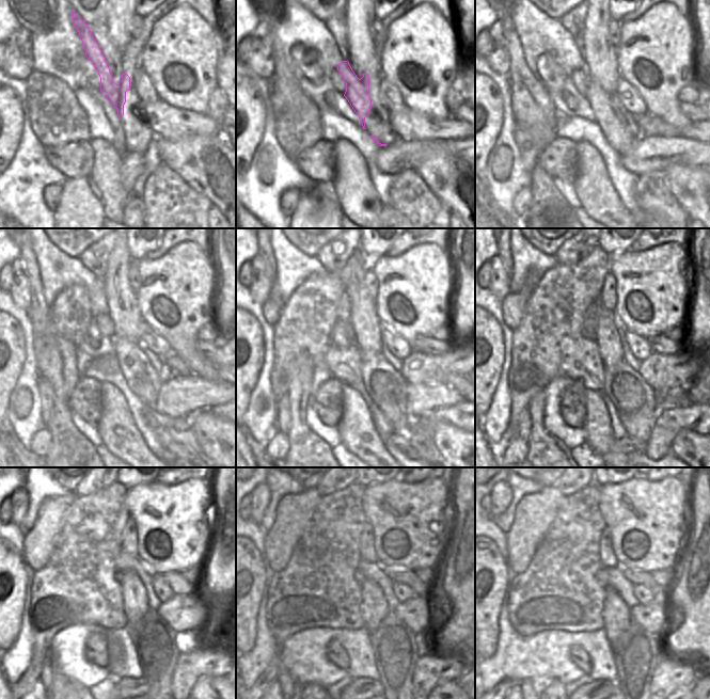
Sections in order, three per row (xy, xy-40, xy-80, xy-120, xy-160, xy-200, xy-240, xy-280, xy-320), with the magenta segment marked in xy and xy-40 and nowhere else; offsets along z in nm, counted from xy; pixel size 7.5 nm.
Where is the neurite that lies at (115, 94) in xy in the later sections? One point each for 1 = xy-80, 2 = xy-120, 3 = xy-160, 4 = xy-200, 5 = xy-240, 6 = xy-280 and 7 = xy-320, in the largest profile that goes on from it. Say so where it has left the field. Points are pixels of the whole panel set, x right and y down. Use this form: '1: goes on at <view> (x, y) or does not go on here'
1: goes on at xy-80 (605, 107)
2: goes on at xy-120 (125, 351)
3: goes on at xy-160 (391, 397)
4: goes on at xy-200 (636, 404)
5: goes on at xy-240 (157, 646)
6: goes on at xy-280 (396, 649)
7: goes on at xy-320 (635, 653)

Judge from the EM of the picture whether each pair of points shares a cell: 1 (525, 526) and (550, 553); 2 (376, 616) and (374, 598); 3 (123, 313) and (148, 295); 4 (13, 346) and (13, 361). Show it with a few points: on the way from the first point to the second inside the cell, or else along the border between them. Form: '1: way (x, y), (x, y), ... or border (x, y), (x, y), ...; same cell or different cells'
1: border (552, 520), (529, 565); different cells
2: way (374, 612), (374, 602); same cell
3: border (136, 294), (138, 310), (142, 319); different cells
4: way (13, 349), (13, 358); same cell

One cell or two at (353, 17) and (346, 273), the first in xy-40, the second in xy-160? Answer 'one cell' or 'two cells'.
one cell

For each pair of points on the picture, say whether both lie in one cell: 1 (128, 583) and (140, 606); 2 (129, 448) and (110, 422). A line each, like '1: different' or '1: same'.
1: same
2: same

